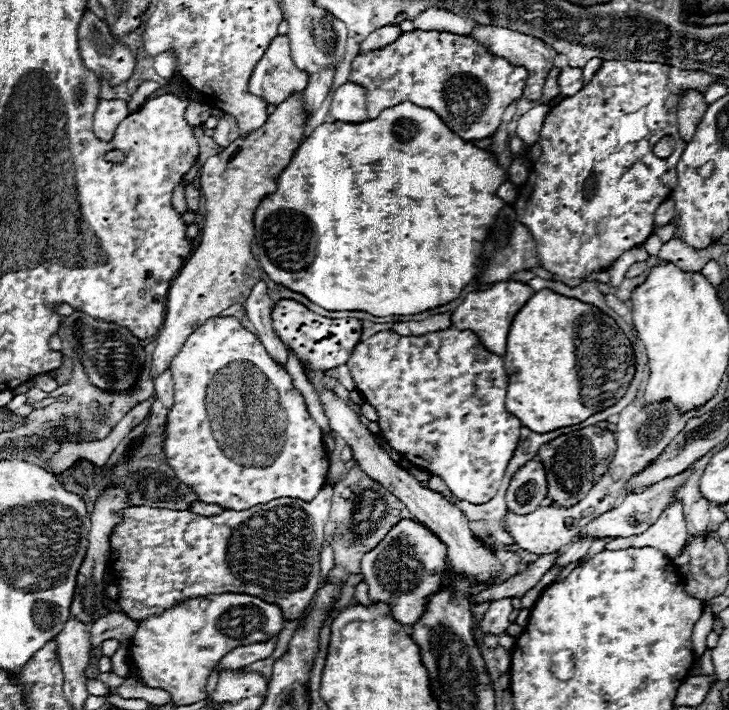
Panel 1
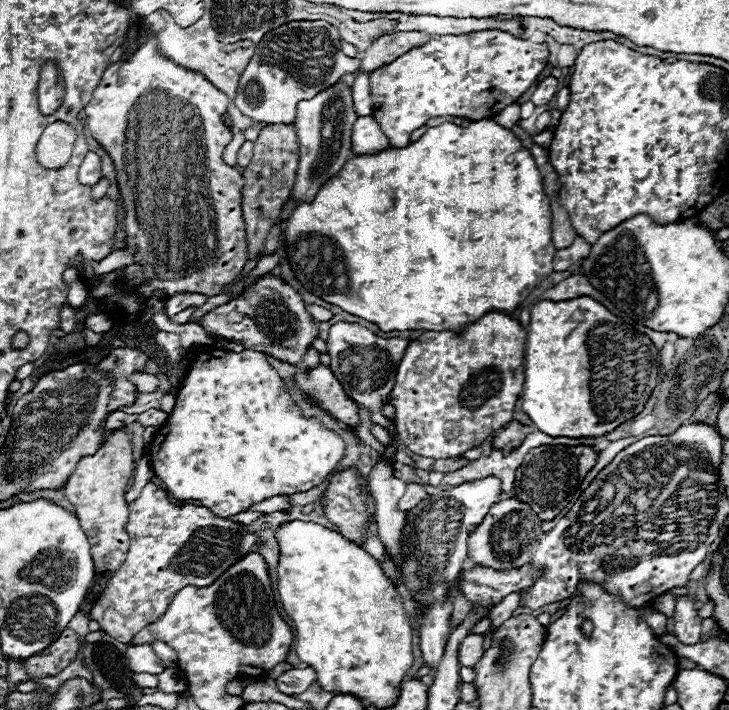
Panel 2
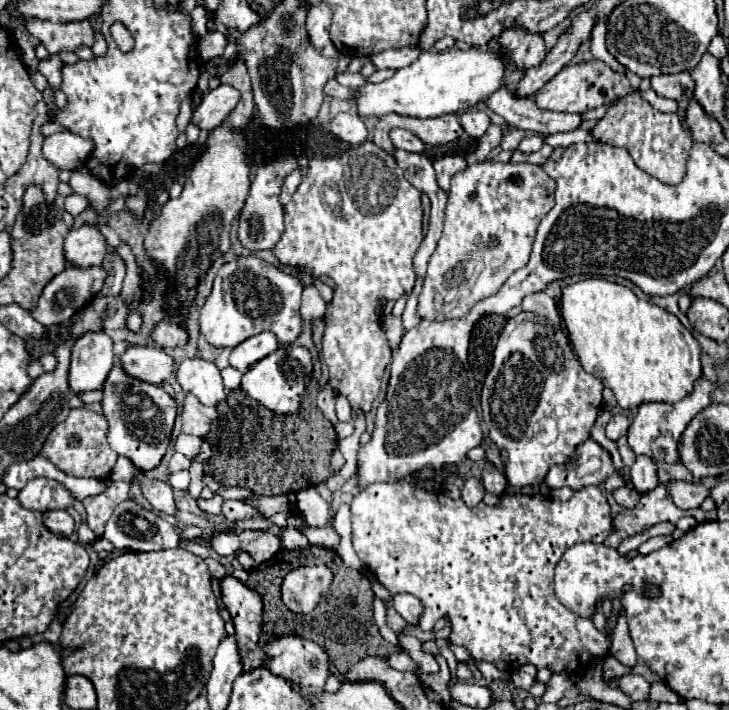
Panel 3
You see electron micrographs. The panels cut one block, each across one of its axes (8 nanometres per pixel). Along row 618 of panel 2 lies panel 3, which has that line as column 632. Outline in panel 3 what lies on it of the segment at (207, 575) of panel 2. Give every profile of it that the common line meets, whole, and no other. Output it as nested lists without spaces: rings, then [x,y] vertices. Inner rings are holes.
[[[630,92],[624,96],[624,100],[612,106],[591,132],[598,142],[628,148],[638,168],[666,184],[680,184],[684,178],[684,160],[688,160],[688,148],[692,148],[694,142],[692,134],[682,126],[678,114],[664,114],[654,110],[636,92]]]

